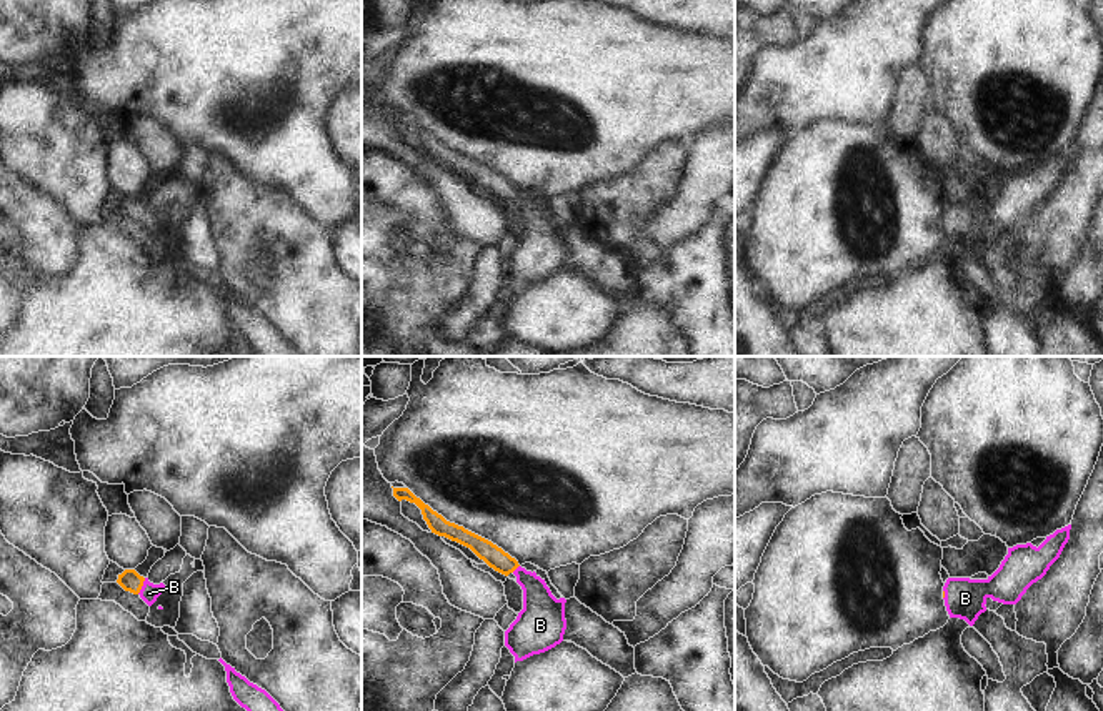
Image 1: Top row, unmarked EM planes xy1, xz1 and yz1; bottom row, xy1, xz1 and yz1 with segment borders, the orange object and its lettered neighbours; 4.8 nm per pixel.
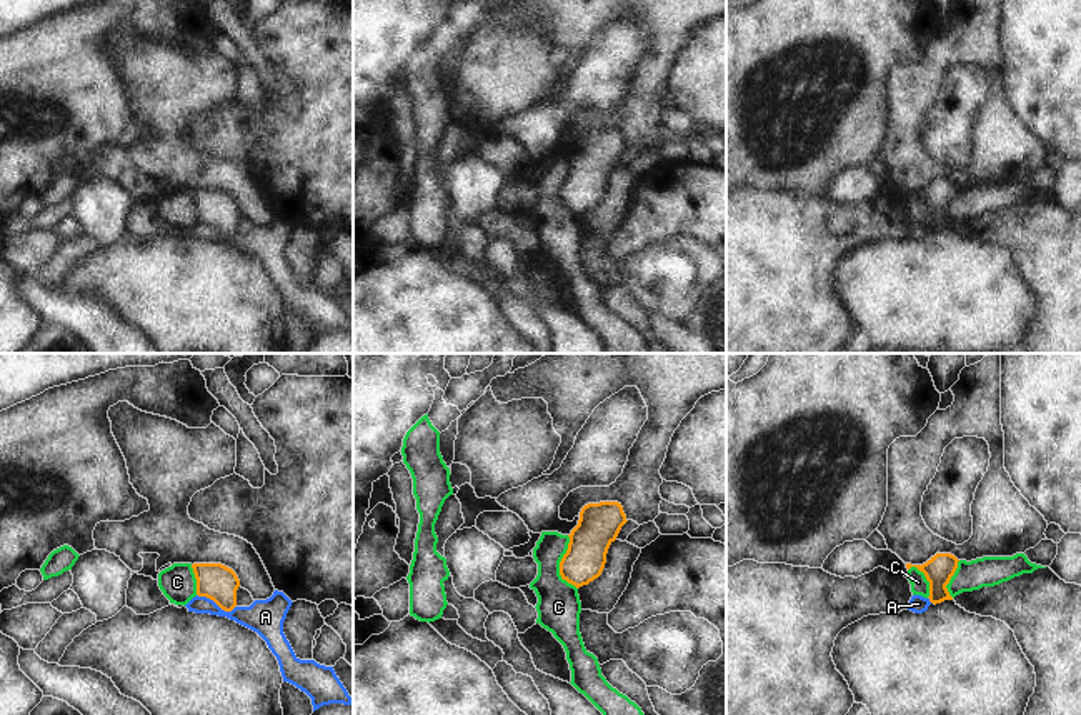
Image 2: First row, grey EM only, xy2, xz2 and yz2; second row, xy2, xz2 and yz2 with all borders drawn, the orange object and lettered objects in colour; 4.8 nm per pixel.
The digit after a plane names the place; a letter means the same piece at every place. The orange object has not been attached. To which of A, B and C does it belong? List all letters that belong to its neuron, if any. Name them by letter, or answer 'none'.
B

